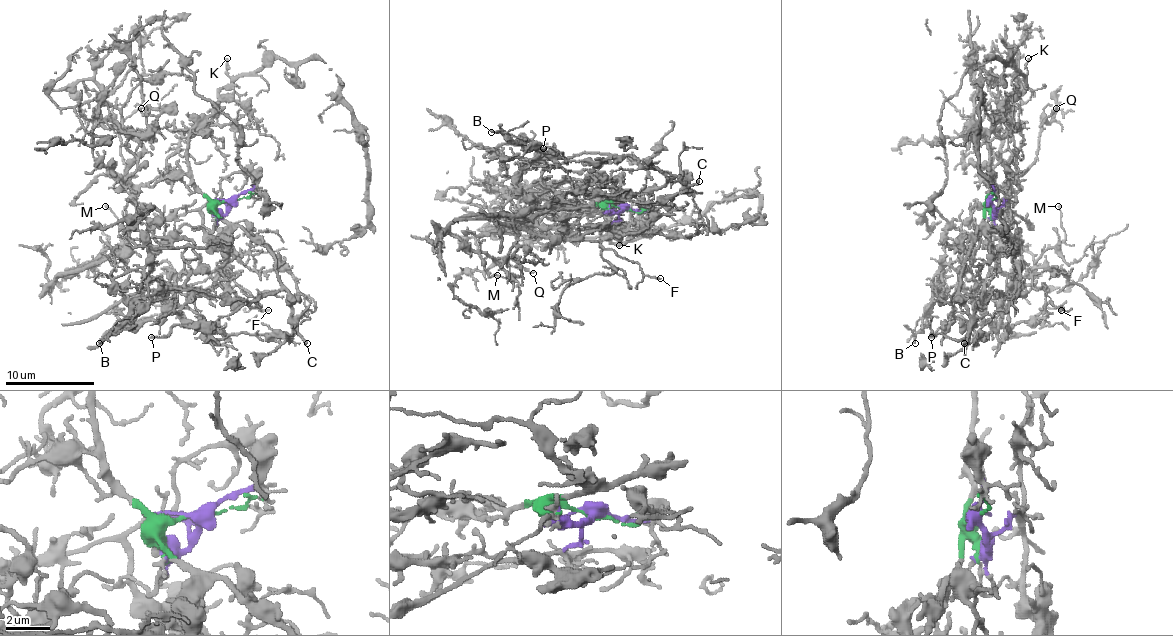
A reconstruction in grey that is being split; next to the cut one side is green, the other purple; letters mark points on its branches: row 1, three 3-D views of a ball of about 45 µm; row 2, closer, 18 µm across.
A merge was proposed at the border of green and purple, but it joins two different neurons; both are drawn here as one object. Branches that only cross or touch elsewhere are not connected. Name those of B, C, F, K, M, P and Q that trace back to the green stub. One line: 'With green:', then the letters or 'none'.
With green: B, C, K

